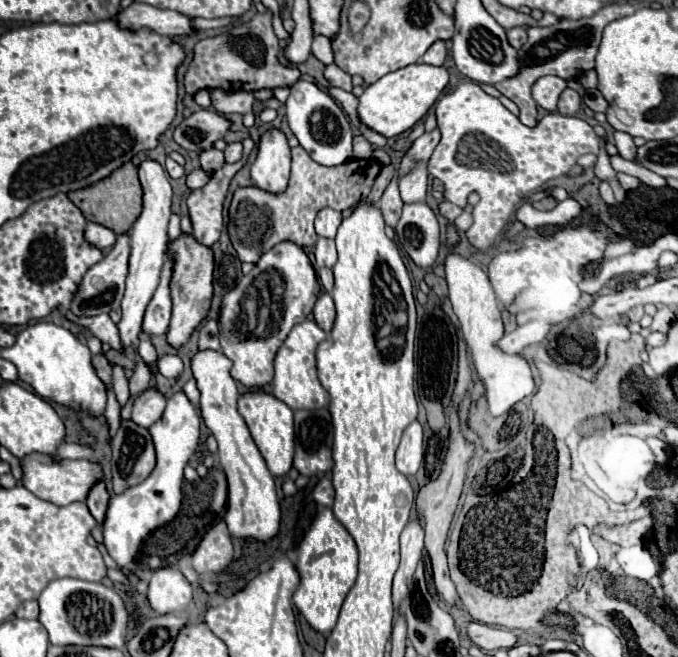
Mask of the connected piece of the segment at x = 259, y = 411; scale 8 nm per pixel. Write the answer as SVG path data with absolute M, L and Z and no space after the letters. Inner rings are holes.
M246 392L238 400L238 412L242 414L260 454L266 460L268 470L274 476L286 476L294 462L294 422L292 422L292 410L266 392Z

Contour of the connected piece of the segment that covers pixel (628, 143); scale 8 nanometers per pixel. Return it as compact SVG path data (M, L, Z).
M616 132L614 134L614 144L618 148L618 154L624 158L624 160L630 160L630 162L636 162L634 160L634 152L636 152L636 146L632 142L632 138L624 132Z

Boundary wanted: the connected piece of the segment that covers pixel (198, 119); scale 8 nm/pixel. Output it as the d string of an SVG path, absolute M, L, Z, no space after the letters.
M200 110L176 126L174 140L188 152L200 152L214 148L214 142L224 138L230 126L232 122L216 110Z

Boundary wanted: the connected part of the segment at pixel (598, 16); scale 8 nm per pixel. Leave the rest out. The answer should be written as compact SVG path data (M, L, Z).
M612 2L606 8L598 10L594 16L590 18L582 18L582 20L560 20L554 26L548 28L528 28L528 42L518 50L518 64L520 70L516 76L502 80L496 84L498 92L504 94L506 98L510 98L518 108L520 108L520 120L522 124L534 128L534 124L538 122L538 108L534 98L530 96L530 90L534 86L534 82L542 76L560 76L562 80L574 80L580 74L588 72L594 68L594 58L598 54L600 48L600 40L602 40L602 30L606 24L610 24L612 20L630 16L636 8L632 8L632 4L628 2Z

